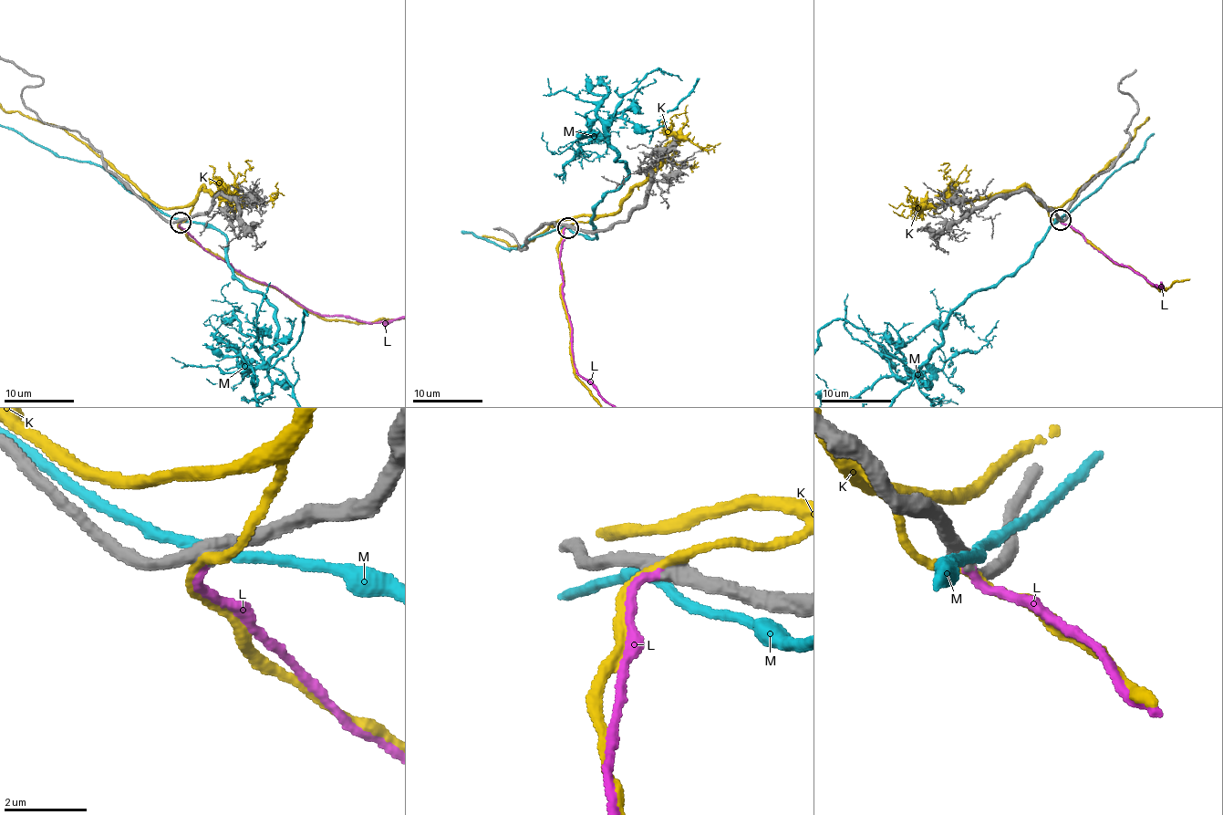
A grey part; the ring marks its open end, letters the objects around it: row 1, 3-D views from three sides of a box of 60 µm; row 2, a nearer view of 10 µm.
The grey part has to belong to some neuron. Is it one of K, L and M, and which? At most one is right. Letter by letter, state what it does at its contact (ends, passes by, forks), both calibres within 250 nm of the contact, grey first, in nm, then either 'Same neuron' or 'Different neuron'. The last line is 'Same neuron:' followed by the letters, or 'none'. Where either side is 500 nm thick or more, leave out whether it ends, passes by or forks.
K: It passes by. Thickness 400 nm (grey) against 200 nm. Different neuron
L: It ends there. Thickness 400 nm (grey) against 200 nm. Same neuron
M: It passes by. Thickness 400 nm (grey) against 240 nm. Different neuron
Same neuron: L

